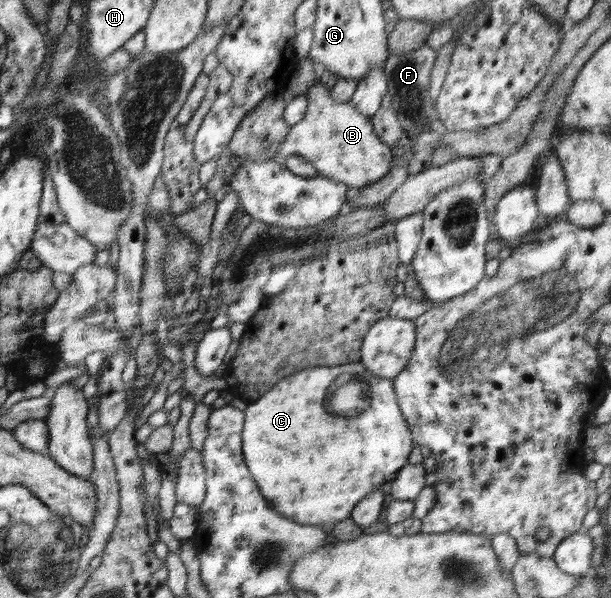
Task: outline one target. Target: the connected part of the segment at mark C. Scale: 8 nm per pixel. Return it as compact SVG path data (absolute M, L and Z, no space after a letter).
M361 362L294 373L243 411L242 450L247 468L268 504L298 524L322 526L348 518L358 502L391 480L415 446L412 432L396 404L393 381L374 376Z

